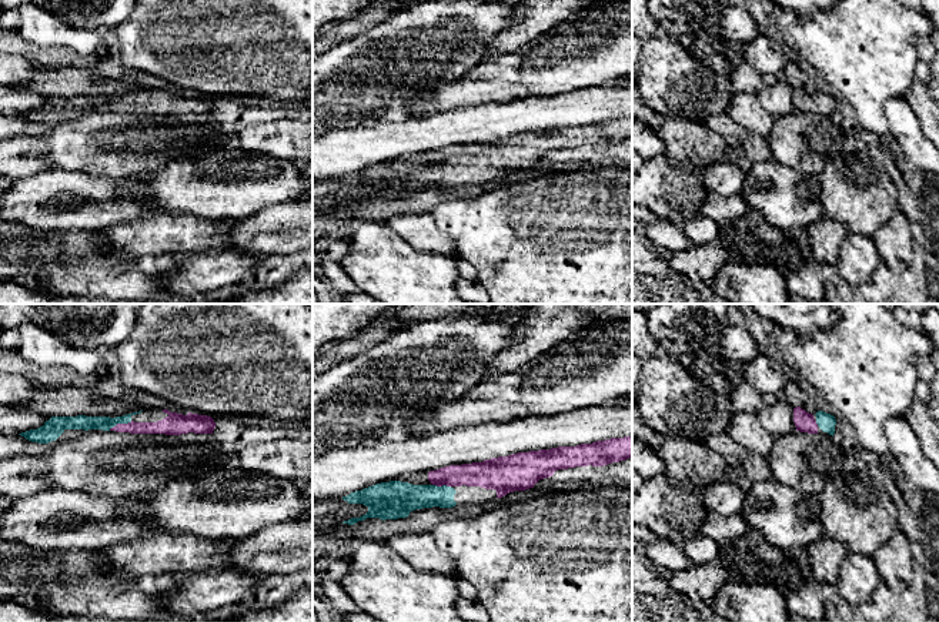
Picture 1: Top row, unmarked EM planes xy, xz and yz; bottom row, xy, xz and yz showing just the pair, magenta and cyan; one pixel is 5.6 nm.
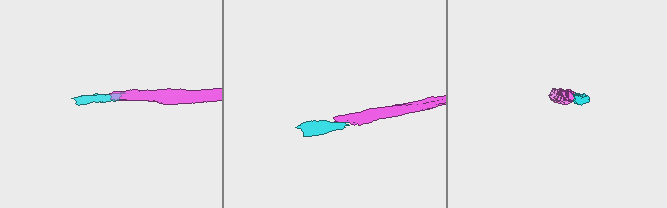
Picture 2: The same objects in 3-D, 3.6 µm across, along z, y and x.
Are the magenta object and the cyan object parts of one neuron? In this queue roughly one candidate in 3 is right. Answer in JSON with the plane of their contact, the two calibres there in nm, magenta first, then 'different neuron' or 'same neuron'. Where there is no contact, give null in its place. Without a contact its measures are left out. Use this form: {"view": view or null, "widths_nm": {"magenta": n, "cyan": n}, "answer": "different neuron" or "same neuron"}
{"view": "xy", "widths_nm": {"magenta": 80, "cyan": 80}, "answer": "same neuron"}

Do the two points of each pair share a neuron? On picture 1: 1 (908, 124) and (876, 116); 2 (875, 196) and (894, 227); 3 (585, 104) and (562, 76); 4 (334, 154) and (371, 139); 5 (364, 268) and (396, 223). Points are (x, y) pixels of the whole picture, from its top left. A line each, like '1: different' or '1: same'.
1: different
2: different
3: different
4: same
5: different

